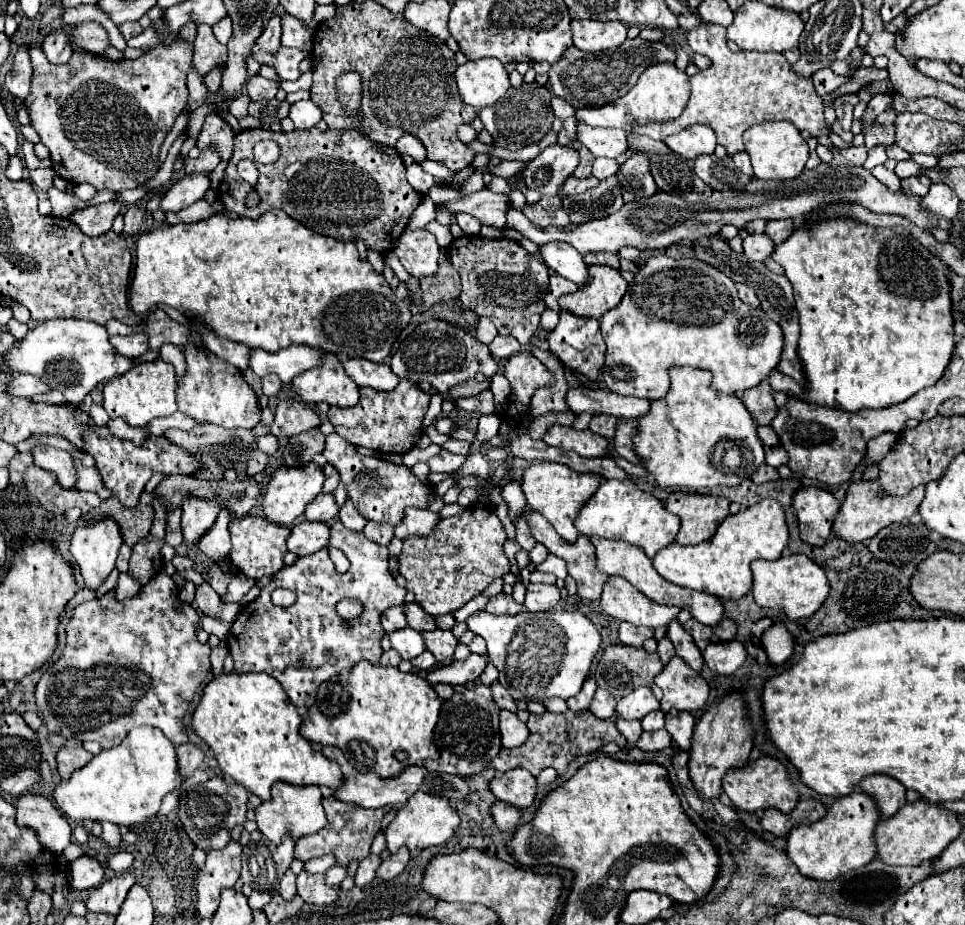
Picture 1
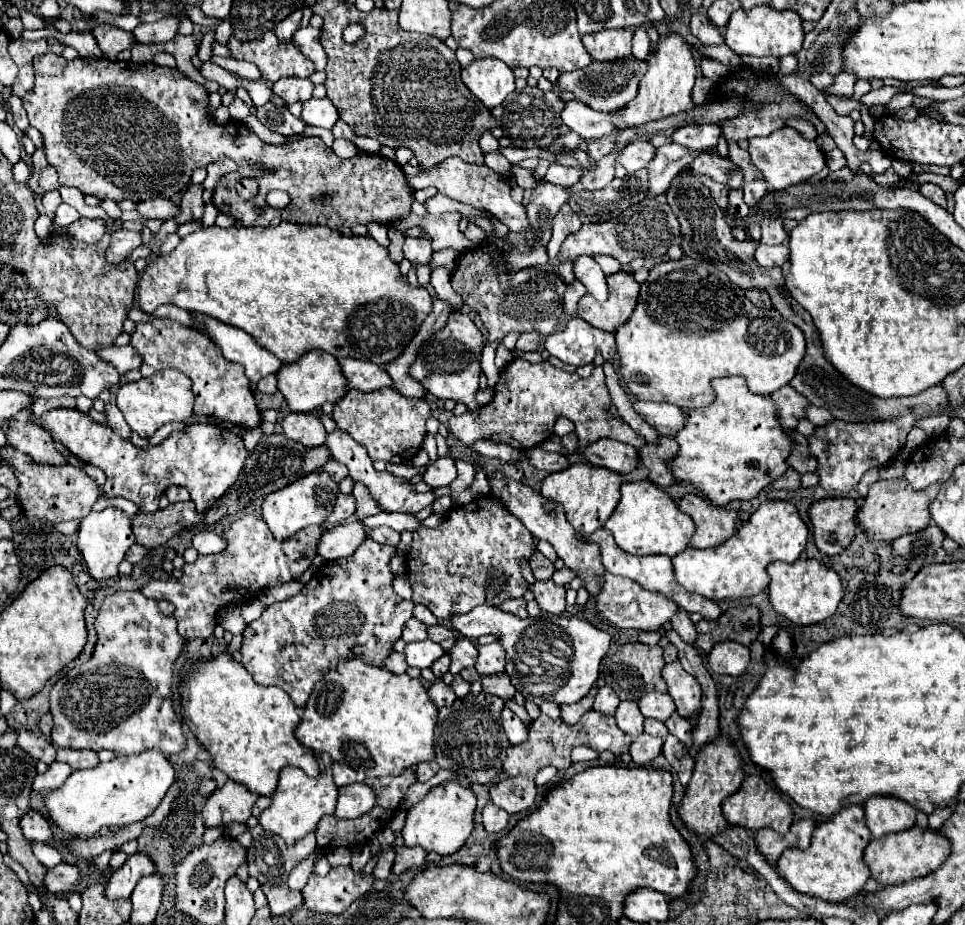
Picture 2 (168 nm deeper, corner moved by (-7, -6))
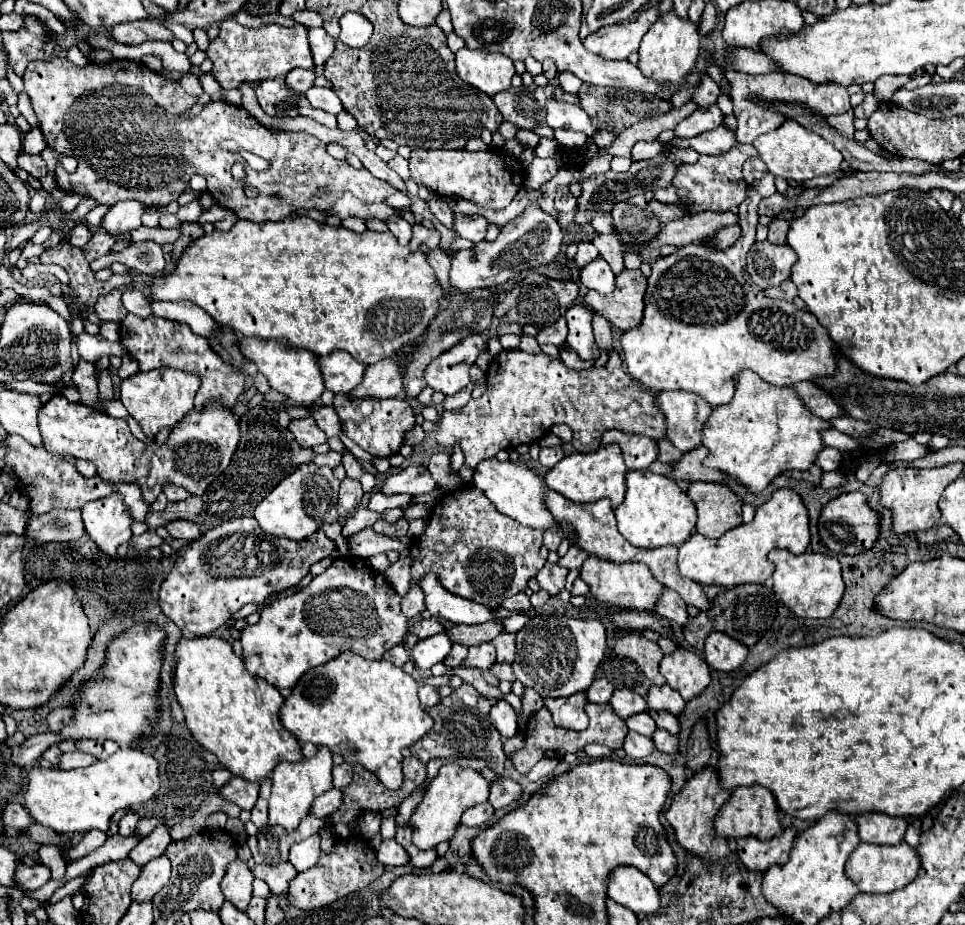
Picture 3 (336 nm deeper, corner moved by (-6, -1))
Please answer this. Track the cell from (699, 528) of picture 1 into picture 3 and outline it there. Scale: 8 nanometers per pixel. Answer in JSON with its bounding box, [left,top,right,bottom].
[687,482,741,538]

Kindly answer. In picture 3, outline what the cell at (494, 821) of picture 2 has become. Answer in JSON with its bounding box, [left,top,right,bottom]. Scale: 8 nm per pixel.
[461,802,493,826]

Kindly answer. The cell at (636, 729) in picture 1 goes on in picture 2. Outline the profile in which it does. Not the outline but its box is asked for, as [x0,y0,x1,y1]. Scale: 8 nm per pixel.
[616,701,644,737]

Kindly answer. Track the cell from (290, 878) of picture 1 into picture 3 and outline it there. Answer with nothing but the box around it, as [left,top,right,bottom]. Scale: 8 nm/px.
[289,834,321,872]

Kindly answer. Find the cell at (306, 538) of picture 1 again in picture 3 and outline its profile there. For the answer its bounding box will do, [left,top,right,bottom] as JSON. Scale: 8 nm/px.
[349,528,411,558]

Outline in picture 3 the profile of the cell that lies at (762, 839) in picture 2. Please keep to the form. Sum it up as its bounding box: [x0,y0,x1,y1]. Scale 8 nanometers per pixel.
[737,828,797,872]

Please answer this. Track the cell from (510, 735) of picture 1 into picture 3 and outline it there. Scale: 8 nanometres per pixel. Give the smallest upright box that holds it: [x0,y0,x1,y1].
[489,700,517,738]

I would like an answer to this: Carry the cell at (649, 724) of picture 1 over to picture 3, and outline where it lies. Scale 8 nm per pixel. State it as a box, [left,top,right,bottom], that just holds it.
[627,712,657,736]

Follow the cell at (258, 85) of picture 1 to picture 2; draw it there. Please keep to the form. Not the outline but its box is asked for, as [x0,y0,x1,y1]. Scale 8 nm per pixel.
[272,77,314,105]

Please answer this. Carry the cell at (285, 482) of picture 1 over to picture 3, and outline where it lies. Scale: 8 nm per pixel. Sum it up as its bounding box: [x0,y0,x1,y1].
[253,462,339,540]

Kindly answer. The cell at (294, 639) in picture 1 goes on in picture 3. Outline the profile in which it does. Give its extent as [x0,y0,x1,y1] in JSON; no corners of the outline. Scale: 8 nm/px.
[241,558,409,696]

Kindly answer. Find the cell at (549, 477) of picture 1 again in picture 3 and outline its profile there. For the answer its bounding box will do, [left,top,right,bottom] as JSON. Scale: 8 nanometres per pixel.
[545,444,627,508]

